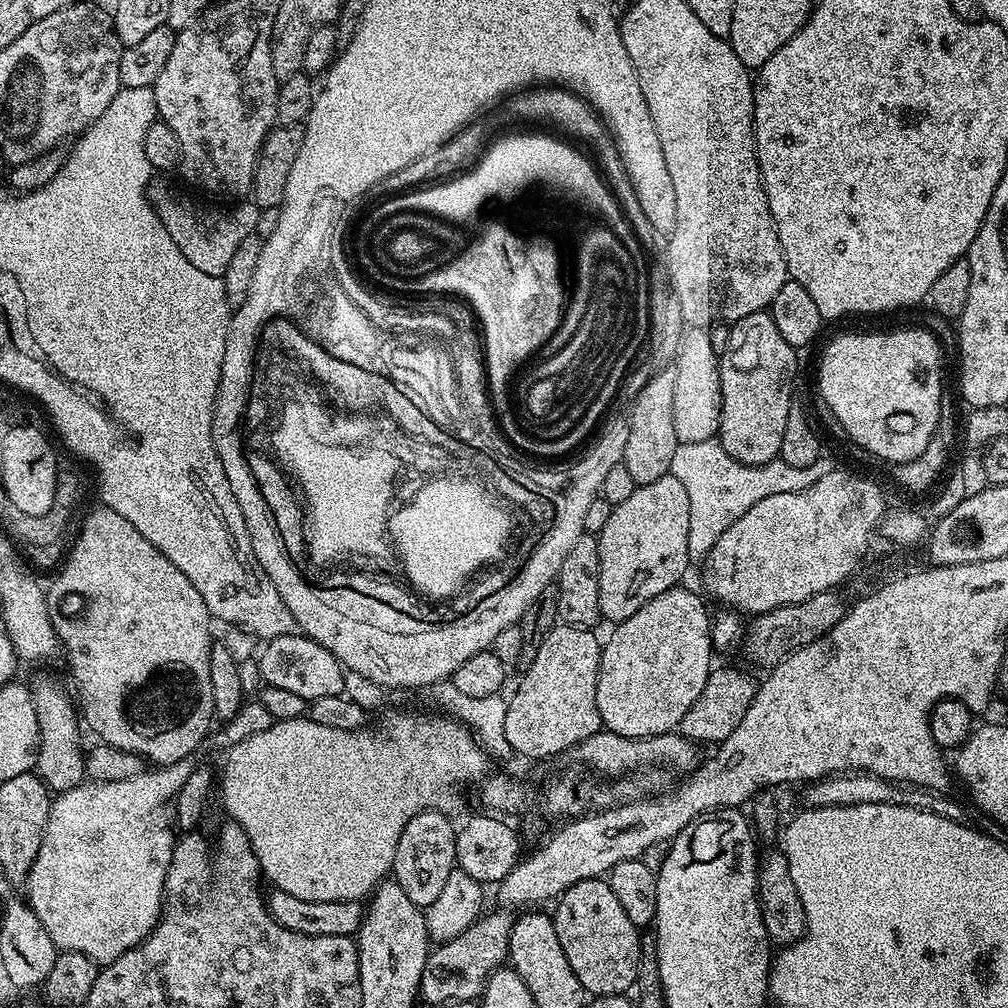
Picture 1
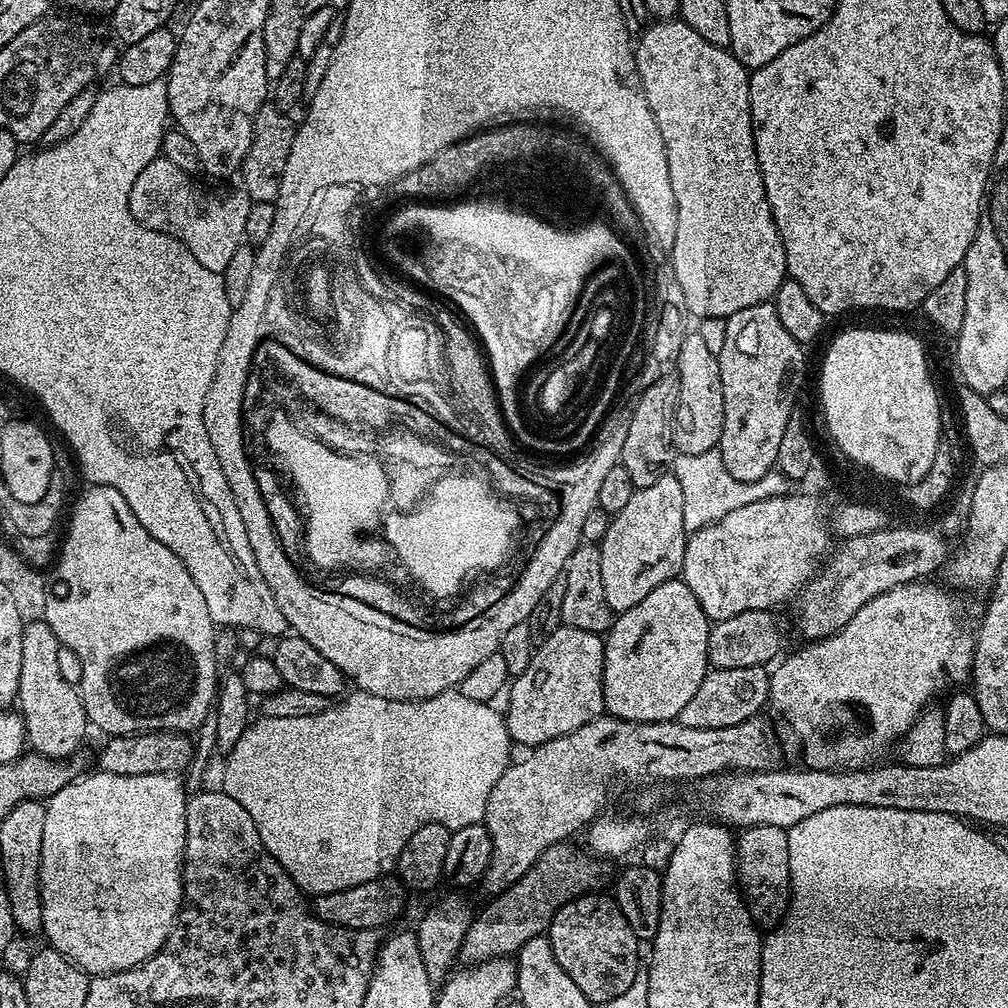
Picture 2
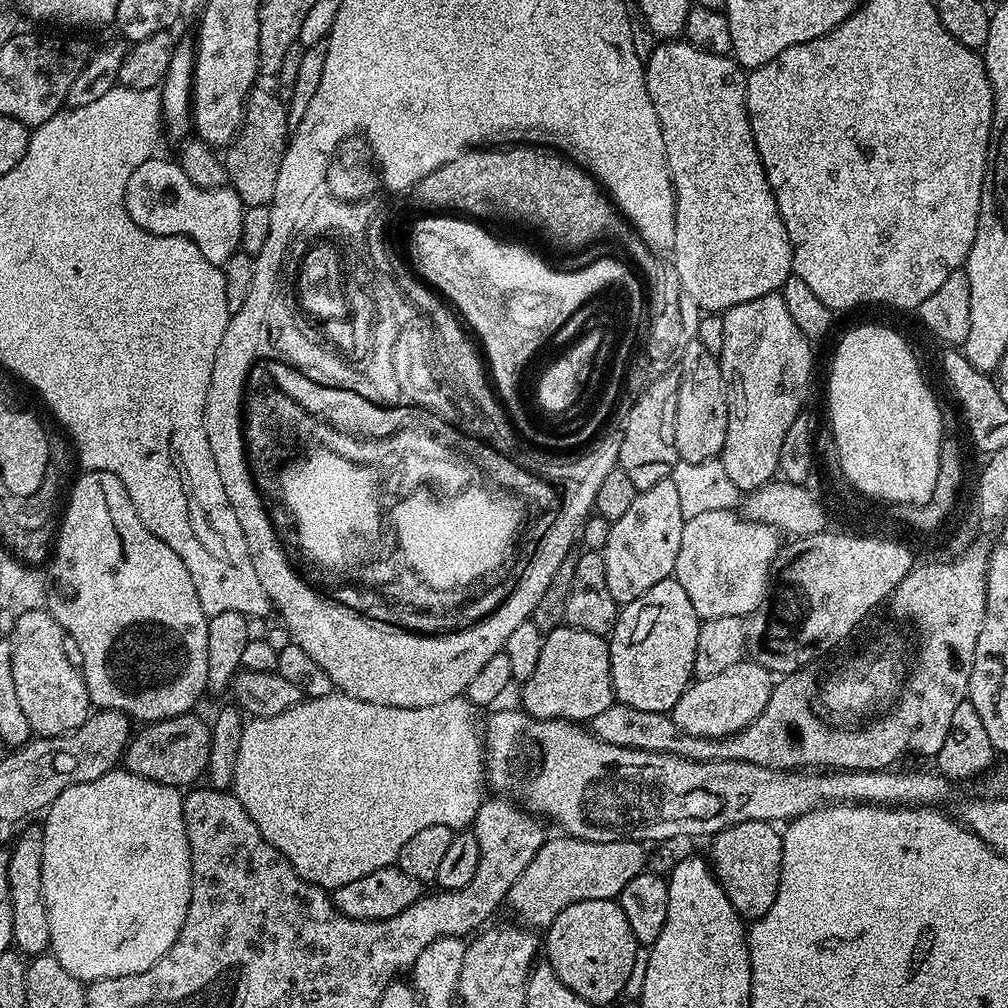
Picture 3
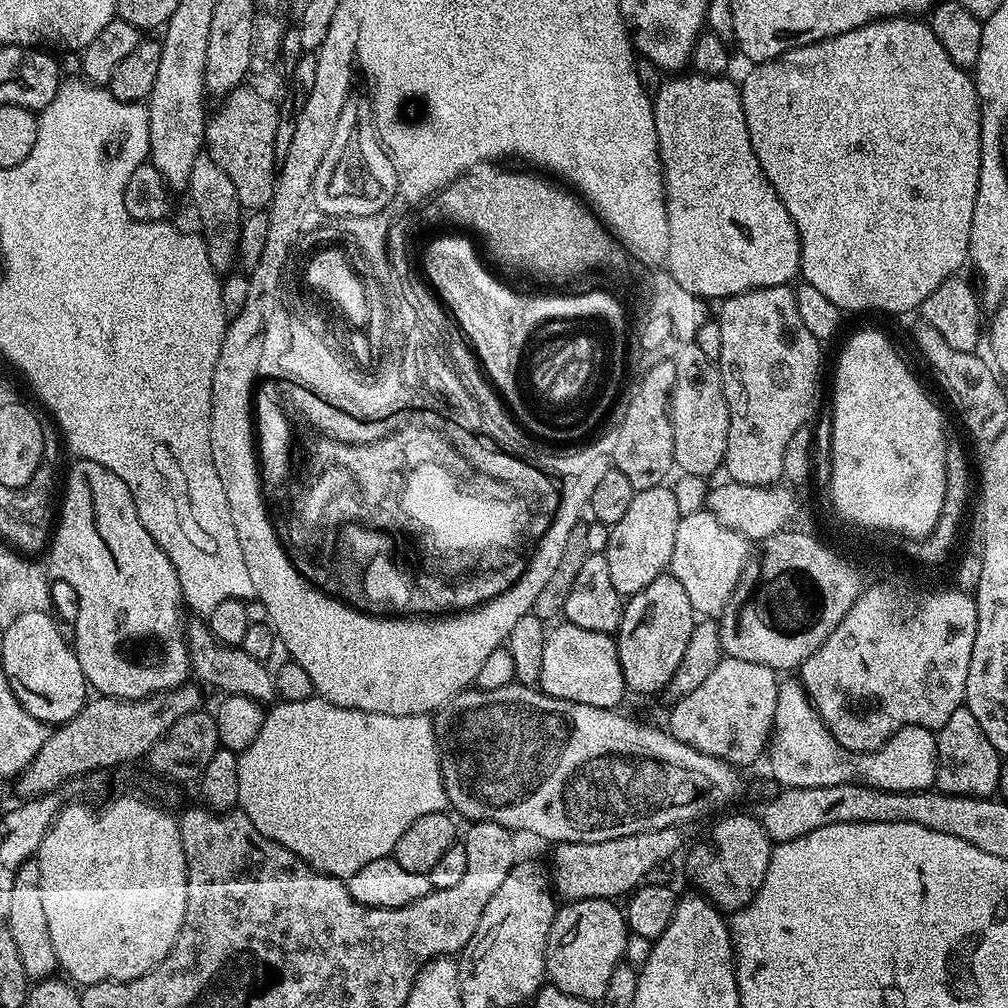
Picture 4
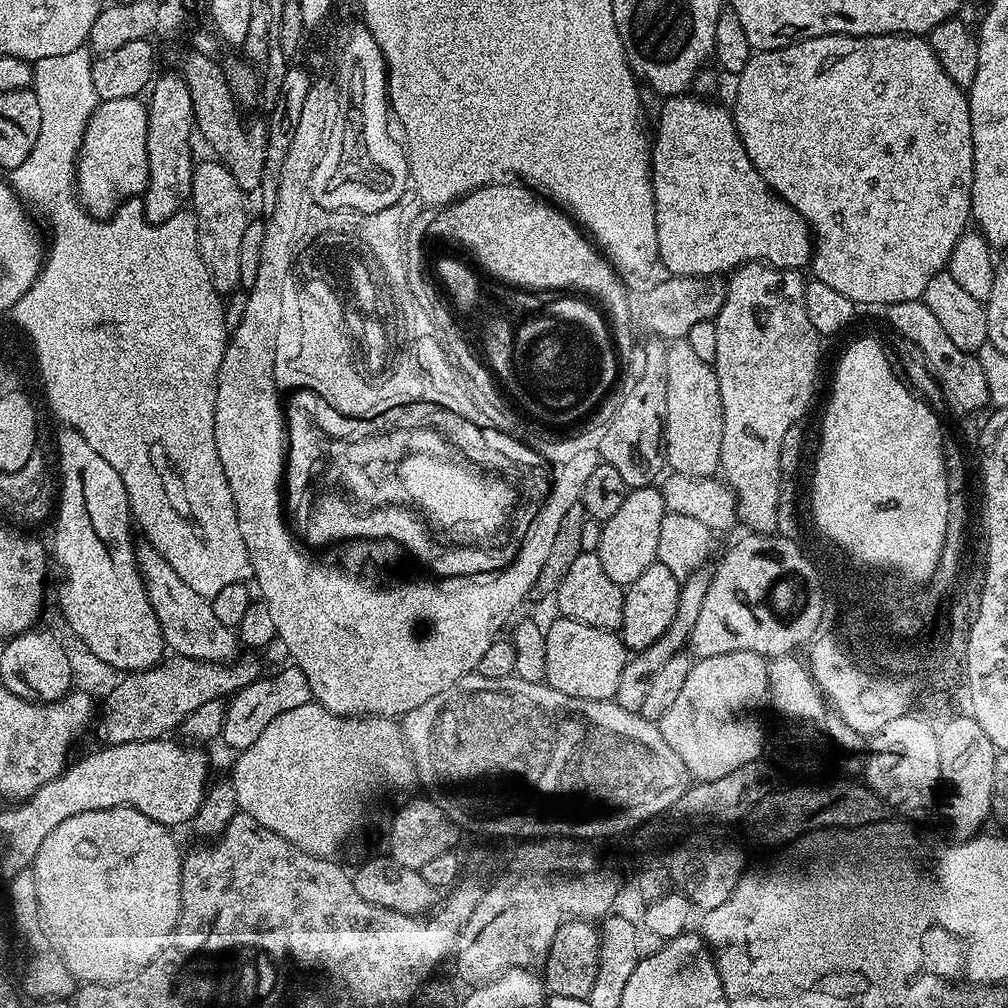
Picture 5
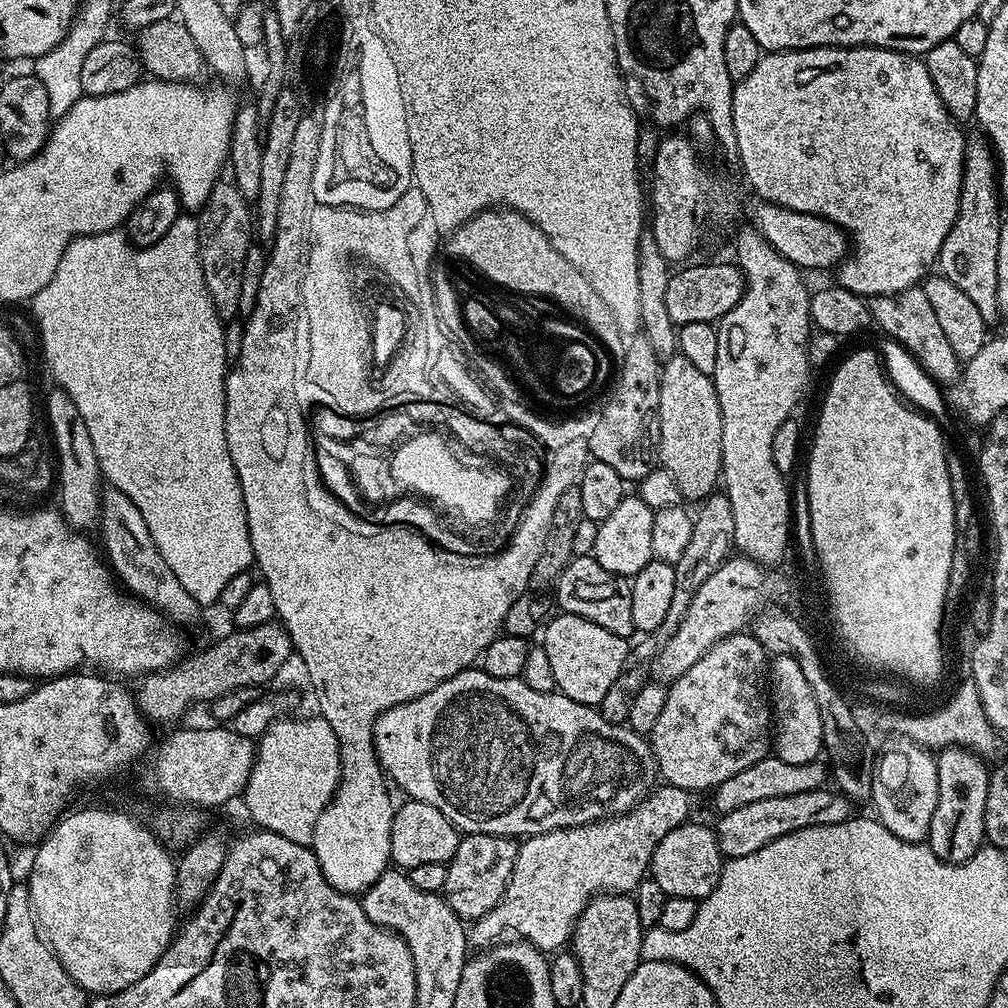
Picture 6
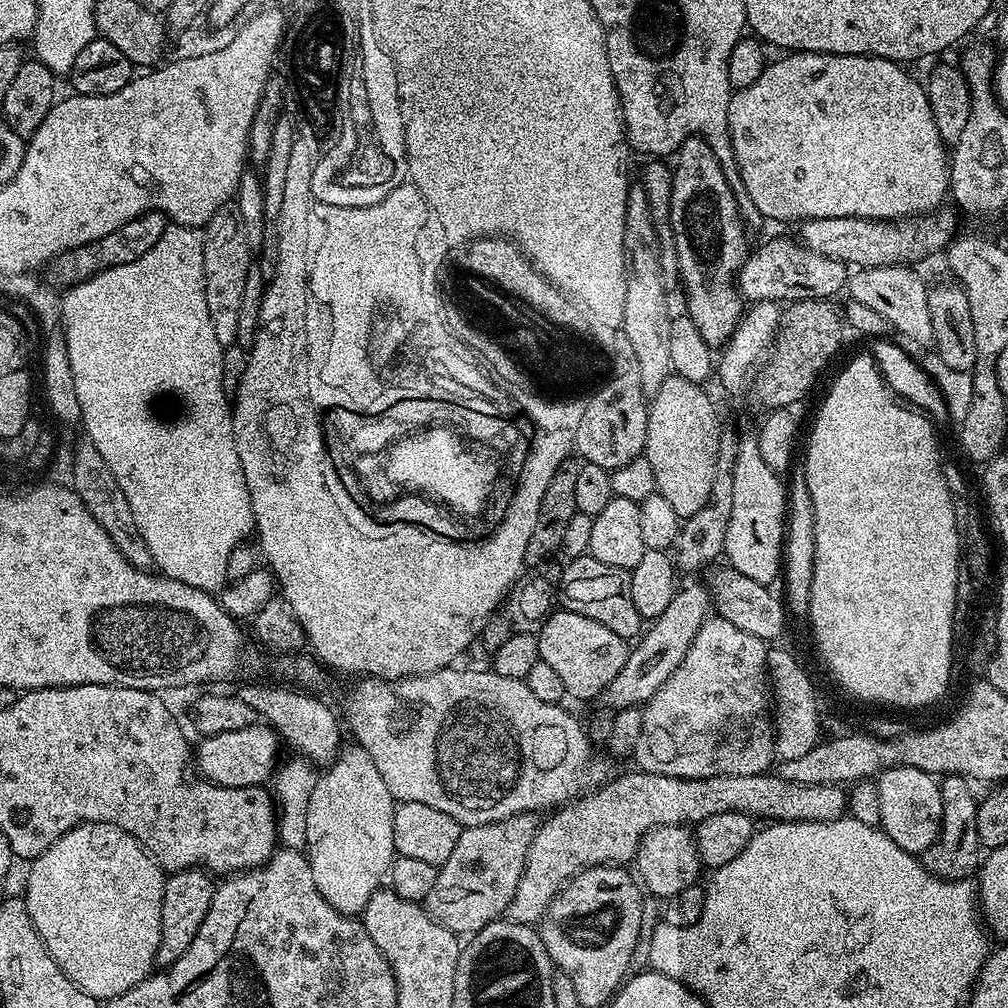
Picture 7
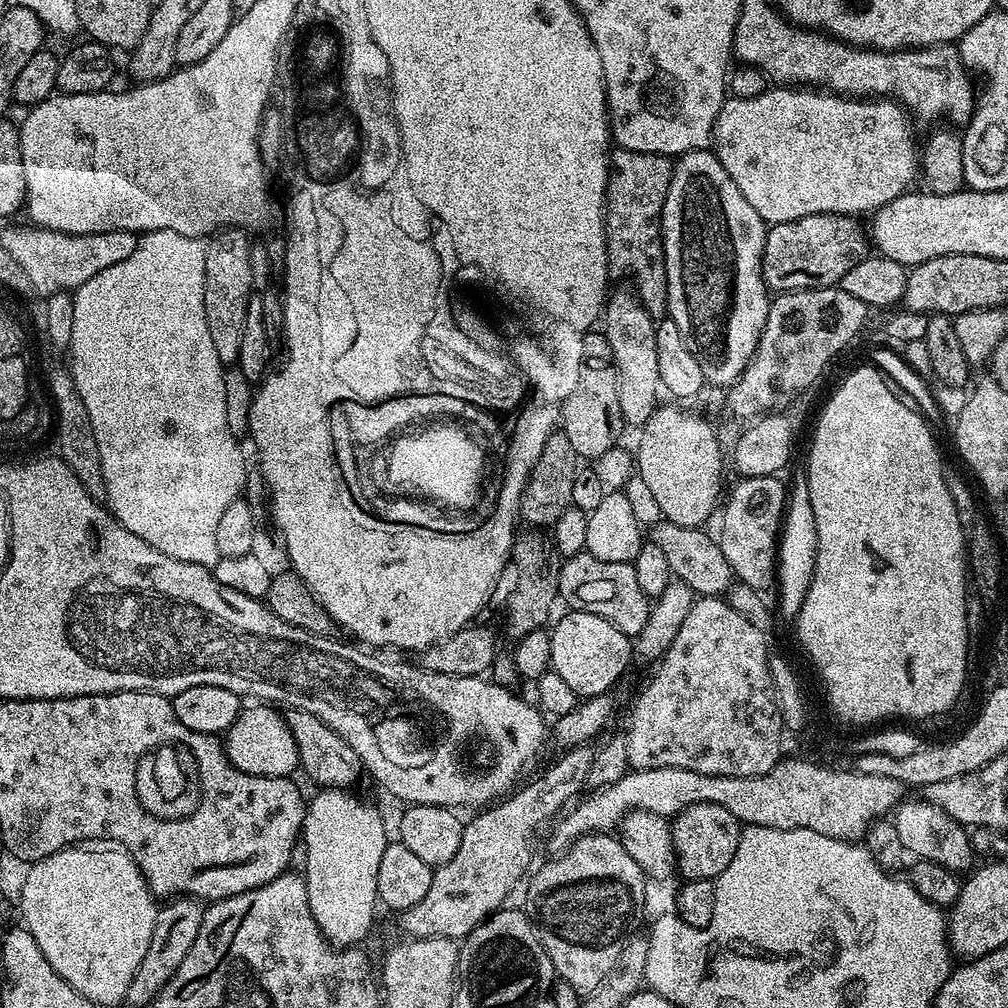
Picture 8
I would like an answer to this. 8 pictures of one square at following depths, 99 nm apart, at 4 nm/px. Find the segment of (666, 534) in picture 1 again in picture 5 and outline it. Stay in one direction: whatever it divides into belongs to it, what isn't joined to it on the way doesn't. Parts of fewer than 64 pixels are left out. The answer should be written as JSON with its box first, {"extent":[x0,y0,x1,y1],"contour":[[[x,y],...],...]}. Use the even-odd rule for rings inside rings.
{"extent":[596,486,666,586],"contour":[[[656,486],[633,488],[626,502],[614,513],[614,518],[603,521],[600,541],[596,547],[596,557],[602,562],[602,570],[614,578],[614,582],[627,586],[634,582],[650,565],[657,563],[658,534],[662,531],[662,520],[666,509],[663,494]]]}

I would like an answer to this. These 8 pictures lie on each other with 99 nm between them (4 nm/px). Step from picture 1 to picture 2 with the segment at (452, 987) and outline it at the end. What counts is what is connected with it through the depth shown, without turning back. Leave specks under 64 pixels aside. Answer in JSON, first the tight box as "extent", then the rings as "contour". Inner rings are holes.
{"extent":[459,842,614,965],"contour":[[[561,842],[547,848],[536,859],[535,866],[525,876],[518,878],[514,886],[493,895],[492,901],[473,915],[470,930],[466,930],[466,938],[460,947],[459,959],[465,960],[465,965],[515,957],[520,947],[530,942],[530,938],[547,933],[552,915],[563,904],[569,904],[579,896],[595,893],[603,889],[600,887],[608,879],[608,883],[613,879],[614,871],[607,859],[589,854],[583,847],[572,846],[571,843]]]}

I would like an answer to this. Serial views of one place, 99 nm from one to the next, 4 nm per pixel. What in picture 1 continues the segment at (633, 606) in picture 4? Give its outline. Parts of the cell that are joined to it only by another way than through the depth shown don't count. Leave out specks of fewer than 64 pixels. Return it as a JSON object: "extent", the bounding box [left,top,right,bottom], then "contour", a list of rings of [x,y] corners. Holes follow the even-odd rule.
{"extent":[596,586,714,738],"contour":[[[677,586],[666,590],[662,594],[658,594],[658,598],[650,598],[650,602],[646,602],[646,606],[642,606],[642,610],[630,614],[630,618],[619,621],[619,623],[613,627],[616,629],[609,634],[608,640],[606,636],[606,639],[603,641],[600,650],[596,705],[598,706],[601,725],[603,725],[607,731],[618,734],[619,736],[629,736],[630,738],[657,736],[658,734],[677,731],[682,722],[682,717],[686,714],[686,710],[690,710],[690,706],[694,706],[694,702],[698,699],[698,694],[702,694],[702,686],[706,686],[706,678],[711,674],[714,667],[714,661],[712,661],[712,652],[714,653],[714,645],[712,642],[713,617],[710,615],[710,612],[708,616],[708,608],[704,605],[705,597],[703,595],[700,597],[698,593],[691,592],[690,589],[684,587],[685,586]]]}

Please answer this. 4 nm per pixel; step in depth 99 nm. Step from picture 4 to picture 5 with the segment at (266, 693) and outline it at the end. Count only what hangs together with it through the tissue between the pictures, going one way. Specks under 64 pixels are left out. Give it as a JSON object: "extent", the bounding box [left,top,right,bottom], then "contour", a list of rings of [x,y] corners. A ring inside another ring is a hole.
{"extent":[136,544,240,661],"contour":[[[149,544],[141,545],[136,553],[137,568],[144,579],[148,601],[159,618],[160,632],[171,653],[195,660],[231,661],[240,648],[237,633],[217,619],[212,611],[211,601],[195,593],[186,582],[179,578],[170,567],[170,562],[162,558]]]}

